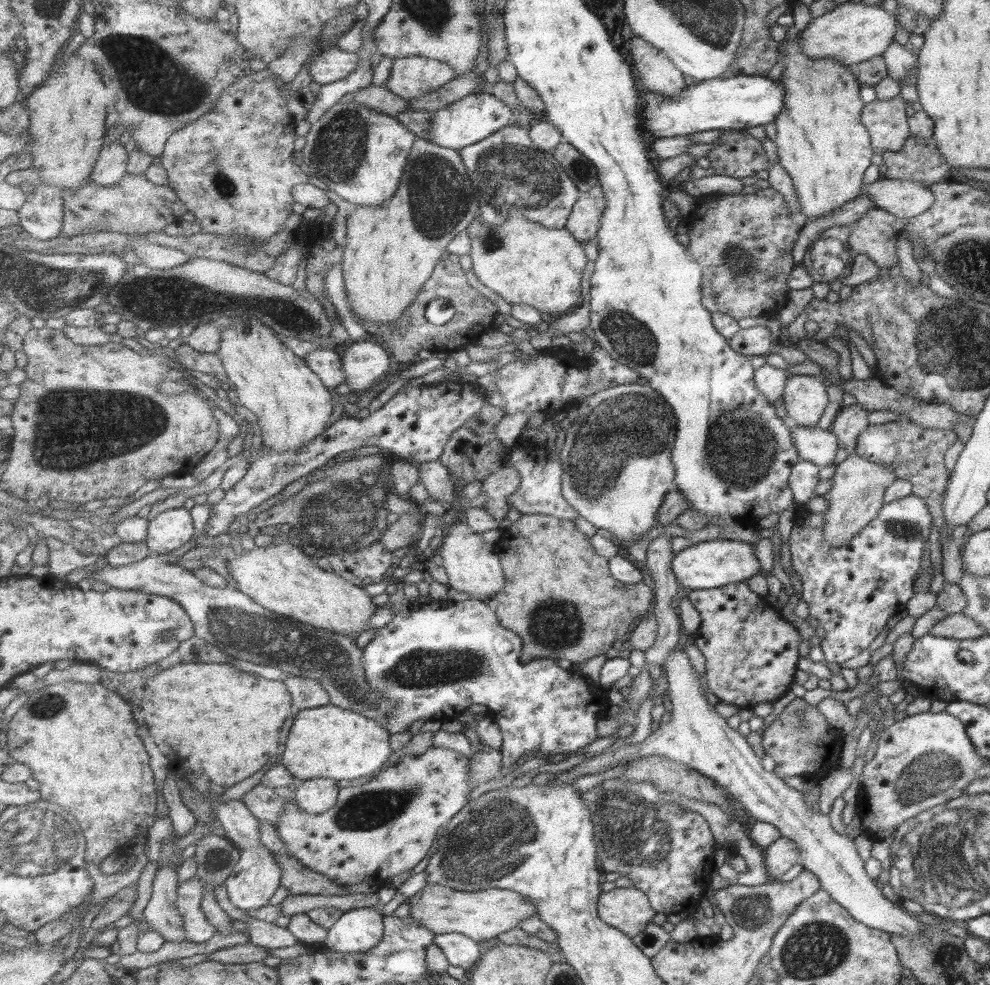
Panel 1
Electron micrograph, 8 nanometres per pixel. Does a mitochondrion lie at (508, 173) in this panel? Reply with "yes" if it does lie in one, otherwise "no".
yes

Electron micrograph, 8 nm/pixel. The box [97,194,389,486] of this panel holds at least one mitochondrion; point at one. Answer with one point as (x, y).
(164, 296)

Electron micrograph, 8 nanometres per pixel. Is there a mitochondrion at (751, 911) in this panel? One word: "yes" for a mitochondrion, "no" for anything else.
yes

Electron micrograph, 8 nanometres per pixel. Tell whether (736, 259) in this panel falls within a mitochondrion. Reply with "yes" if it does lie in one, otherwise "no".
yes

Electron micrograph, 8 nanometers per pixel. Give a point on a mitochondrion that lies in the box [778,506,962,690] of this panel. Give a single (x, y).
(903, 529)

